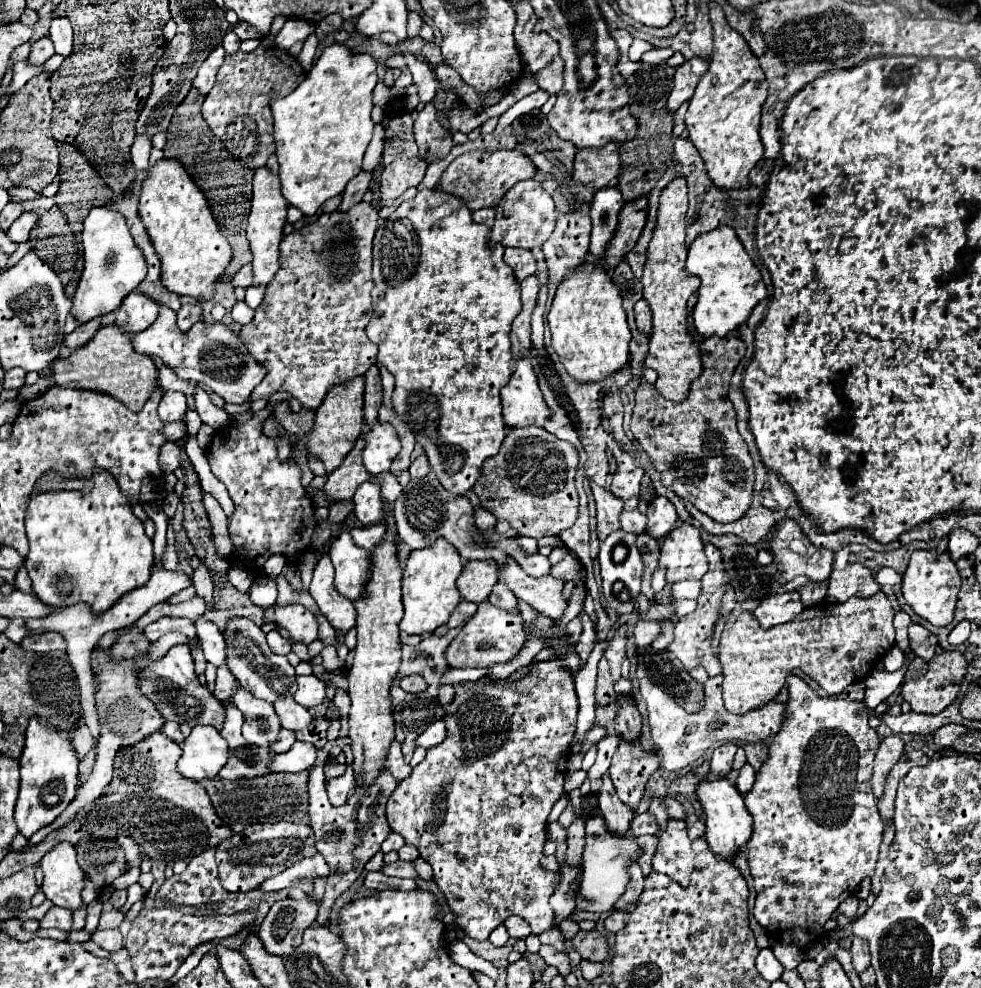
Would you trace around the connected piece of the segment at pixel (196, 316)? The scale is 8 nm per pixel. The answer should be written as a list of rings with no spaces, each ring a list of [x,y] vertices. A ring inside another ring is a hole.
[[[198,303],[194,305],[182,305],[180,311],[178,311],[178,327],[182,331],[188,331],[196,321],[200,321],[202,317],[202,309]]]

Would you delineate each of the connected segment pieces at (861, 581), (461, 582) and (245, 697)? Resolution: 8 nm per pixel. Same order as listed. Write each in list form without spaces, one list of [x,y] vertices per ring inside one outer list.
[[[852,563],[840,571],[832,571],[826,599],[834,603],[844,603],[850,597],[872,597],[878,591],[880,585],[874,581],[870,569],[860,563]]]
[[[492,559],[468,561],[458,577],[458,591],[462,599],[482,603],[488,599],[492,587],[498,583],[498,565]]]
[[[238,689],[230,697],[230,701],[244,713],[242,733],[248,745],[270,749],[270,745],[276,743],[280,731],[280,721],[276,717],[276,711],[272,709],[272,703],[254,699],[244,689]]]

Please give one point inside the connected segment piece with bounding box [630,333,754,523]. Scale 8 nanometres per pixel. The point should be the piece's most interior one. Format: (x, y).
(694, 444)

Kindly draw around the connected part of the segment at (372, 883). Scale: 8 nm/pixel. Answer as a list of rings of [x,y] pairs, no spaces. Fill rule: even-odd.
[[[368,871],[364,877],[364,885],[374,891],[384,891],[384,889],[402,889],[402,891],[412,891],[416,889],[414,879],[400,879],[400,877],[386,877],[380,871]]]

